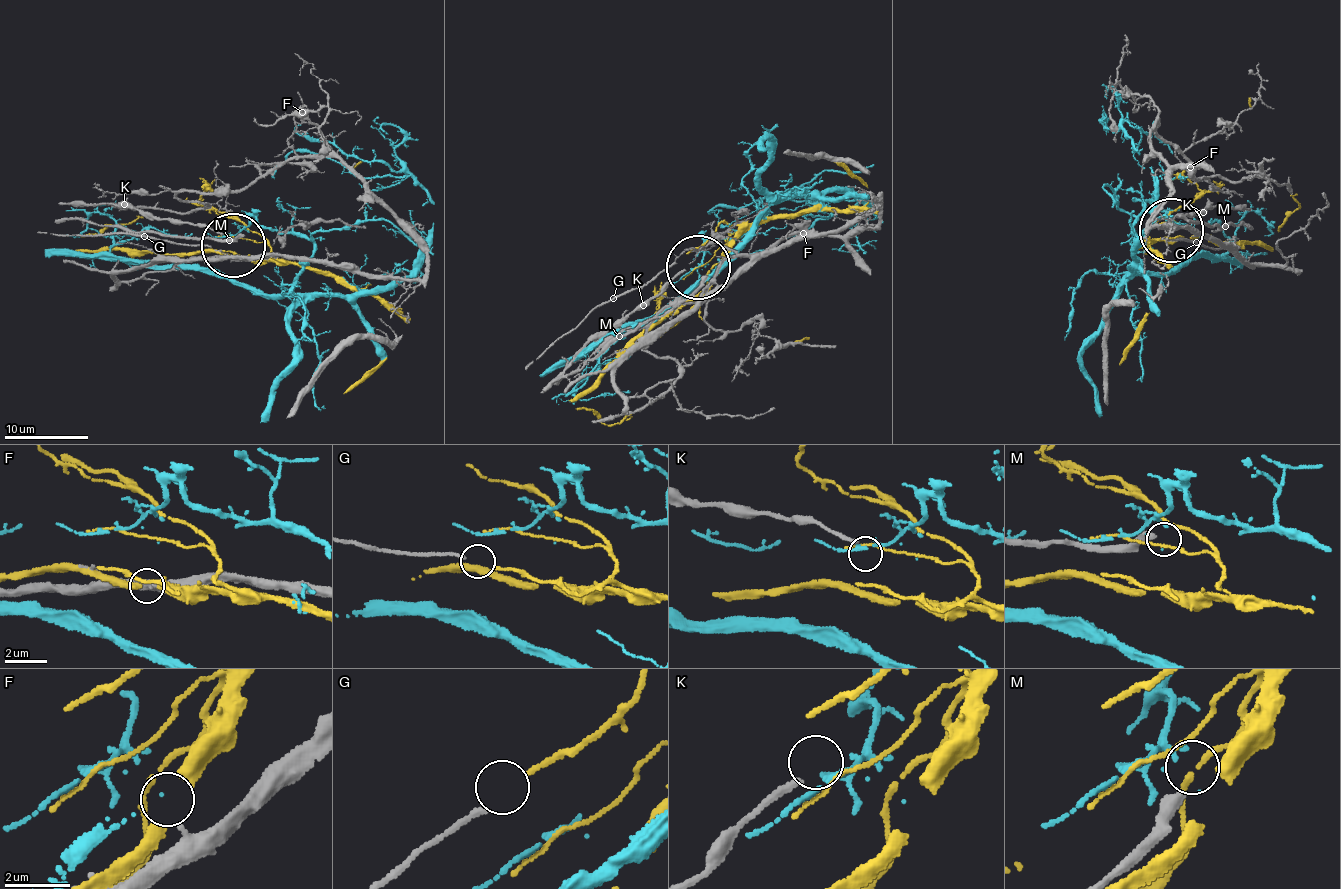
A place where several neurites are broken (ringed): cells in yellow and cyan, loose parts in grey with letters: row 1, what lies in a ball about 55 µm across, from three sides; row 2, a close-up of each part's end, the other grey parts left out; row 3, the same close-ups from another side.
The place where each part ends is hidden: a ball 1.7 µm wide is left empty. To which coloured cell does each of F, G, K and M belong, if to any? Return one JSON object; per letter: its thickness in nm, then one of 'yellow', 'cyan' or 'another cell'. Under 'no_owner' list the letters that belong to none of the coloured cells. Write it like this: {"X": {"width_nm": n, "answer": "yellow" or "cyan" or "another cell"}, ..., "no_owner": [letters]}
{"F": {"width_nm": 280, "answer": "another cell"}, "G": {"width_nm": 150, "answer": "yellow"}, "K": {"width_nm": 200, "answer": "another cell"}, "M": {"width_nm": 380, "answer": "another cell"}, "no_owner": ["F", "K", "M"]}

